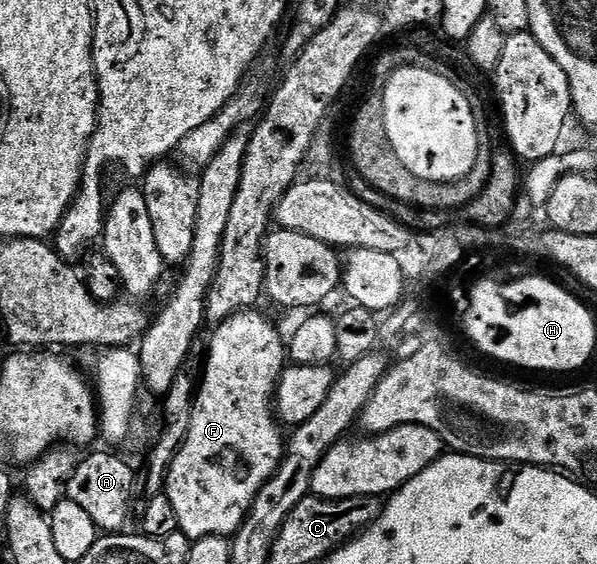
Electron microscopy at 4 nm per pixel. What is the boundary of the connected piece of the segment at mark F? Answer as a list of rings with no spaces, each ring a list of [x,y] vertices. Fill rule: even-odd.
[[[257,309],[240,311],[234,315],[229,315],[223,322],[216,324],[212,328],[213,336],[209,339],[209,356],[206,357],[205,363],[203,359],[203,370],[199,375],[199,386],[193,401],[189,432],[185,439],[182,440],[180,449],[177,450],[169,465],[169,473],[165,476],[165,490],[163,494],[169,498],[171,505],[175,508],[178,528],[191,541],[202,539],[208,535],[223,535],[226,537],[236,535],[237,530],[241,527],[241,522],[248,515],[249,507],[252,505],[254,497],[259,493],[259,489],[263,489],[263,485],[276,473],[277,467],[281,463],[283,435],[281,439],[280,429],[282,430],[282,428],[275,418],[275,396],[277,393],[277,382],[281,380],[281,372],[287,366],[287,343],[283,335],[281,339],[280,333],[273,328],[272,321],[264,319],[259,312],[260,310]]]

